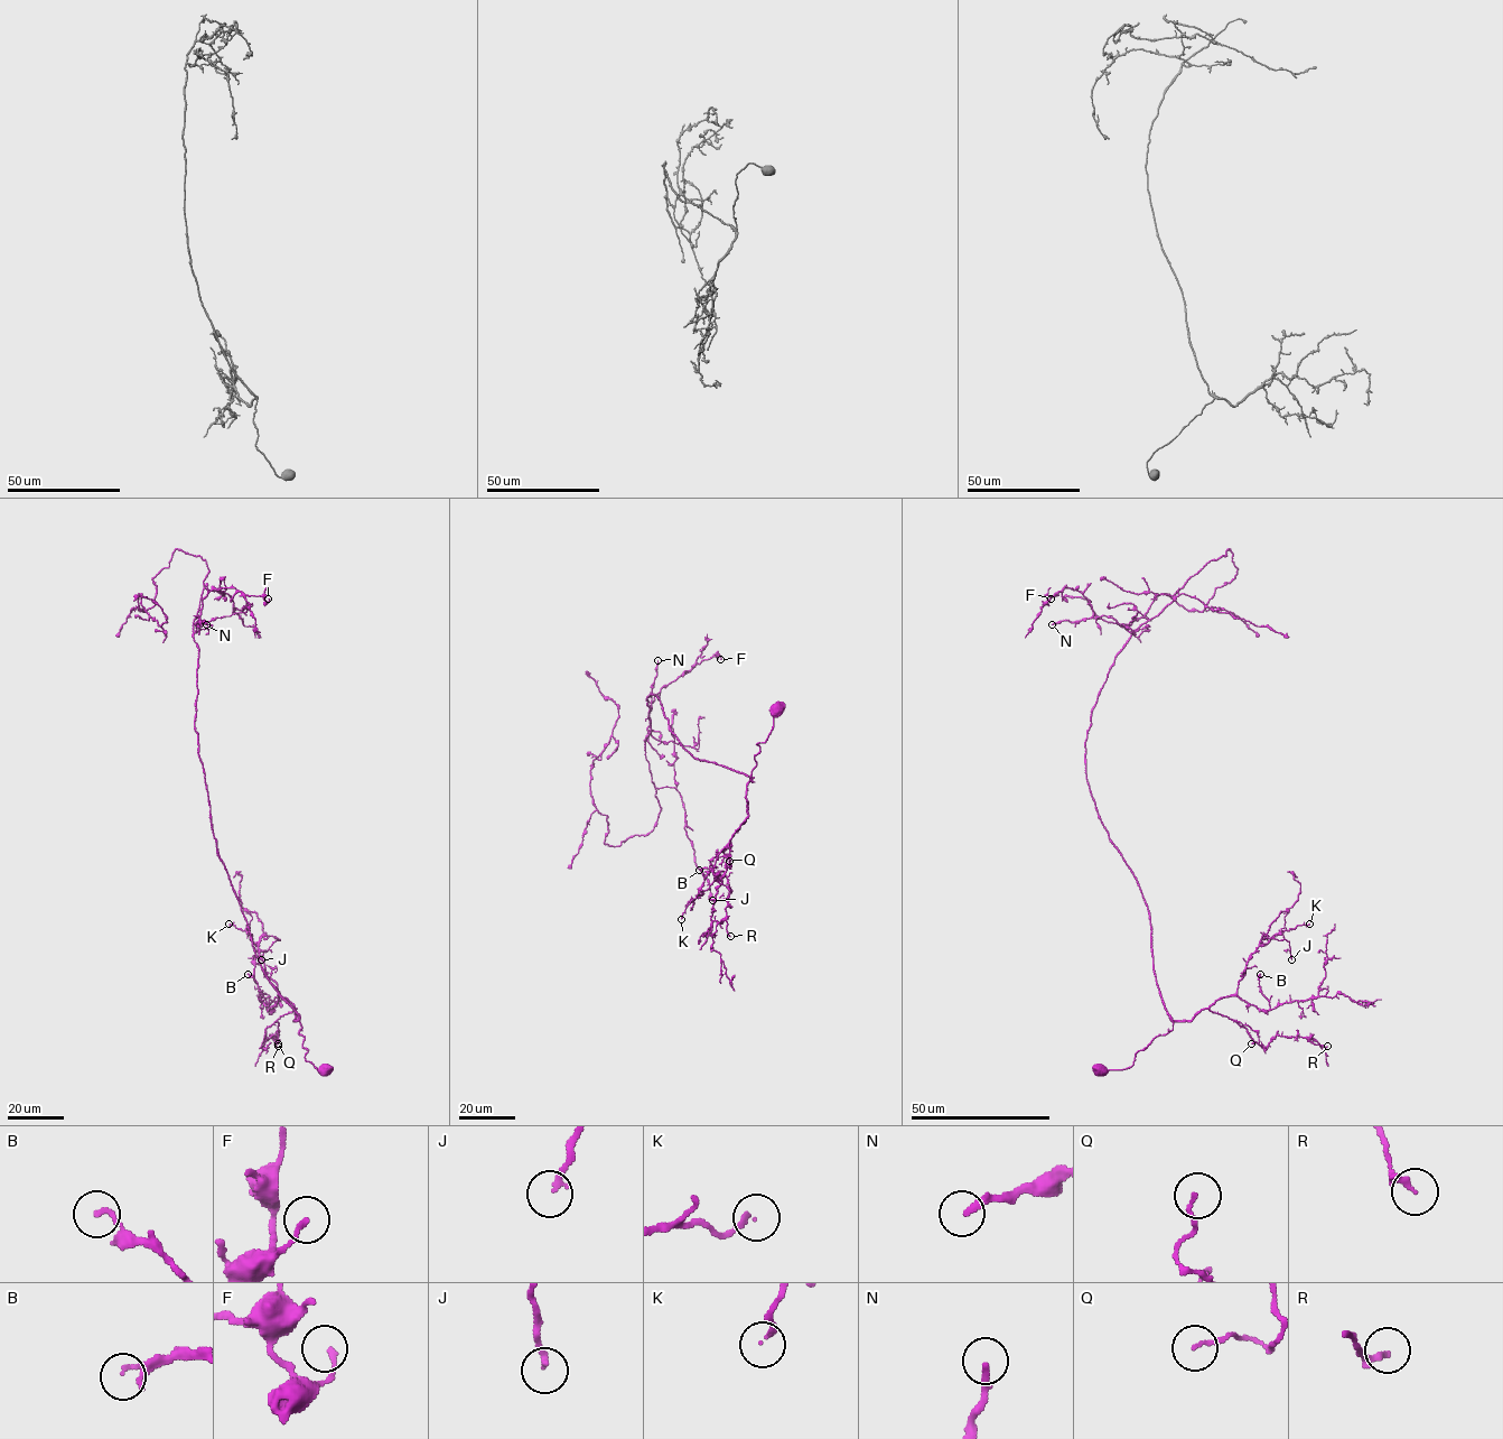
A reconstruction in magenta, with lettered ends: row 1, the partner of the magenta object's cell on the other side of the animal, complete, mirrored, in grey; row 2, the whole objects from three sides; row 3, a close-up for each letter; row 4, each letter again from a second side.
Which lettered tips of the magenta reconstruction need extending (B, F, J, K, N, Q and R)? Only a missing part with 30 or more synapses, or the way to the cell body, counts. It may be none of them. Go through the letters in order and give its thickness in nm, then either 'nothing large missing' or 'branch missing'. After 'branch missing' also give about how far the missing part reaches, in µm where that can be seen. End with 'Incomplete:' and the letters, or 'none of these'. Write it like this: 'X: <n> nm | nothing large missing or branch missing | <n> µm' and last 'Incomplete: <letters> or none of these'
B: 130 nm | nothing large missing
F: 150 nm | nothing large missing
J: 170 nm | nothing large missing
K: 150 nm | nothing large missing
N: 220 nm | branch missing | 40 µm
Q: 100 nm | nothing large missing
R: 240 nm | nothing large missing
Incomplete: N

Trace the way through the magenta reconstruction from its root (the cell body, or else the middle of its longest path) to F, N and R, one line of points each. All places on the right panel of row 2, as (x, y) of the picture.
F: (1099, 1070), (1130, 1067), (1173, 1022), (1147, 906), (1085, 773), (1092, 708), (1131, 634), (1076, 588), (1051, 599)
N: (1099, 1070), (1130, 1067), (1173, 1028), (1147, 906), (1085, 773), (1092, 708), (1131, 634), (1105, 615), (1052, 624)
R: (1099, 1070), (1130, 1067), (1172, 1021), (1191, 1021), (1206, 1009), (1243, 1026), (1262, 1047), (1277, 1034), (1327, 1046)

